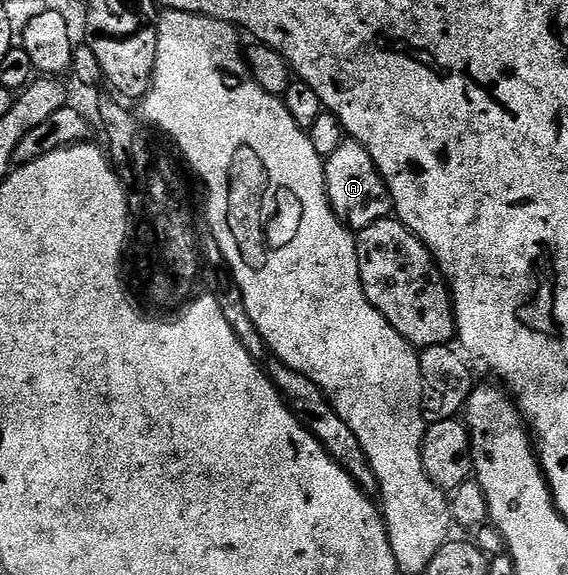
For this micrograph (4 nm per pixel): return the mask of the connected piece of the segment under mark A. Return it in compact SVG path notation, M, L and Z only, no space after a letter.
M345 139L334 151L334 155L327 157L324 163L328 198L336 218L344 222L349 229L359 231L370 227L374 223L385 220L393 212L392 196L366 147L362 147L351 139Z

